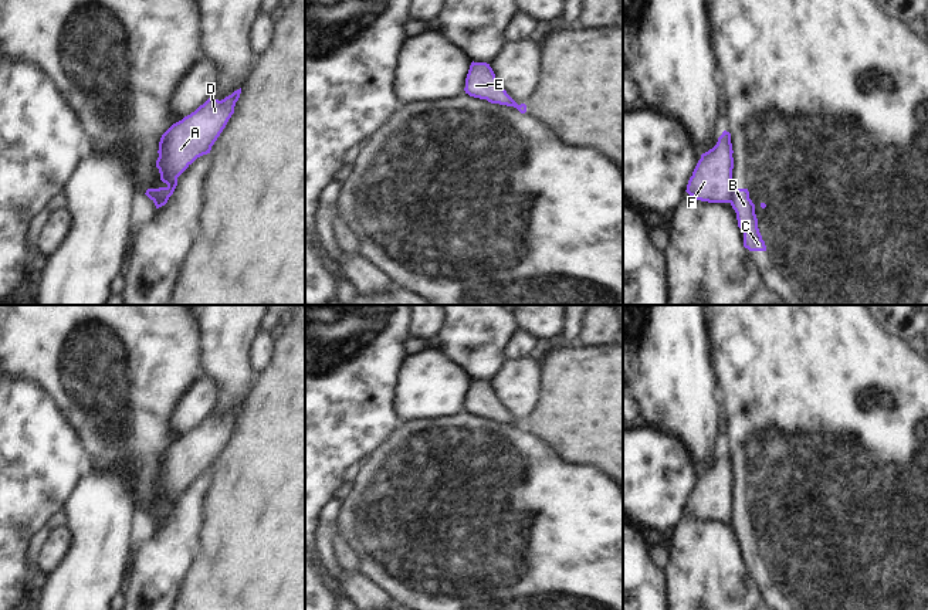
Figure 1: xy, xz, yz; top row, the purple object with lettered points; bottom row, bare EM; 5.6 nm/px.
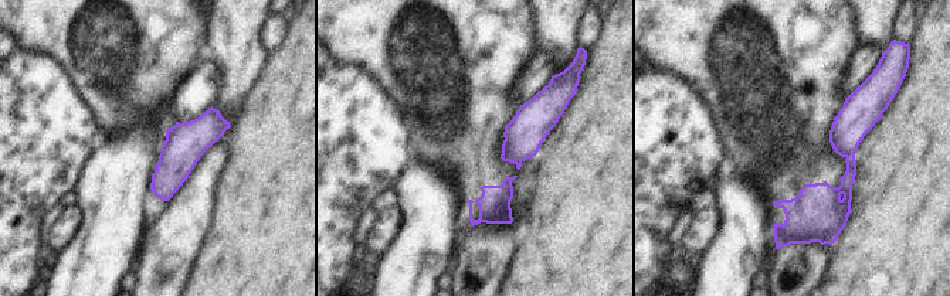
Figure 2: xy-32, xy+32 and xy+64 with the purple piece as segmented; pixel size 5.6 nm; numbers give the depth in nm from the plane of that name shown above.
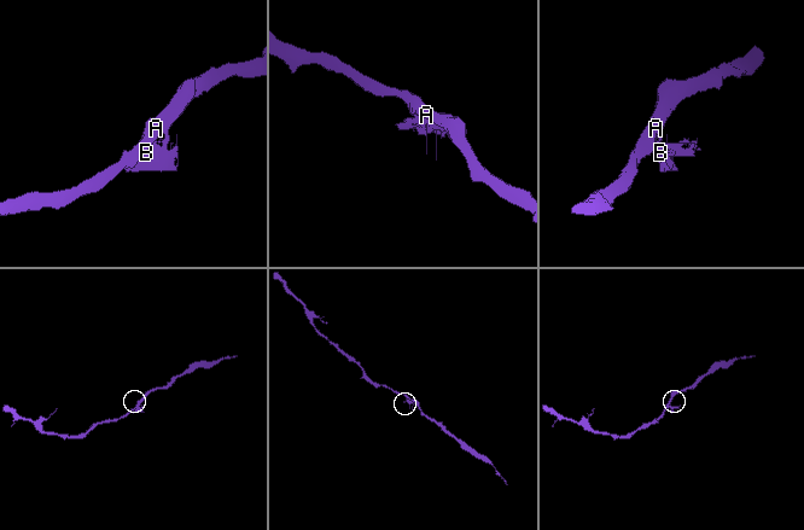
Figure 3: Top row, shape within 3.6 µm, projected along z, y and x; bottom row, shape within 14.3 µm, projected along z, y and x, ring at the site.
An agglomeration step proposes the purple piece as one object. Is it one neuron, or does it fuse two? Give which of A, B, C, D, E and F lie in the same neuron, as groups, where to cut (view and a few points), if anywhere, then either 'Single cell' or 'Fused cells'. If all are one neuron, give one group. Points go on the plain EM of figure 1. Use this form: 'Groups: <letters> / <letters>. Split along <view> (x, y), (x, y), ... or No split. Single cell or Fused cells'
Groups: A D E F / B C. Split along xy (158, 484), (169, 495), (176, 497). Fused cells.

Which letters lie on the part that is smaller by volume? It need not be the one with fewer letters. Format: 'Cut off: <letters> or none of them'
Cut off: B, C

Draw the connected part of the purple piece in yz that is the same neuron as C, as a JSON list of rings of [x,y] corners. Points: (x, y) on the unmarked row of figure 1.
[[[732,506],[731,523],[736,531],[738,545],[744,550],[744,565],[749,569],[766,569],[765,559],[758,546],[755,522],[748,506]]]

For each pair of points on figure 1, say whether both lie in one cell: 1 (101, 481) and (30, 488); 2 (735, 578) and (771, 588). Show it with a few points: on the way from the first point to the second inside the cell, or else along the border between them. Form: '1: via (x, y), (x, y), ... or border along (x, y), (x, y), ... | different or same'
1: border along (87, 470), (68, 497) | different
2: border along (748, 569), (761, 595) | different

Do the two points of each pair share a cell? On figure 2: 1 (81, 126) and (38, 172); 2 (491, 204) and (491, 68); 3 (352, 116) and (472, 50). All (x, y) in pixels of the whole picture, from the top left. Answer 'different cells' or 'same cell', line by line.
1: same cell
2: same cell
3: different cells

